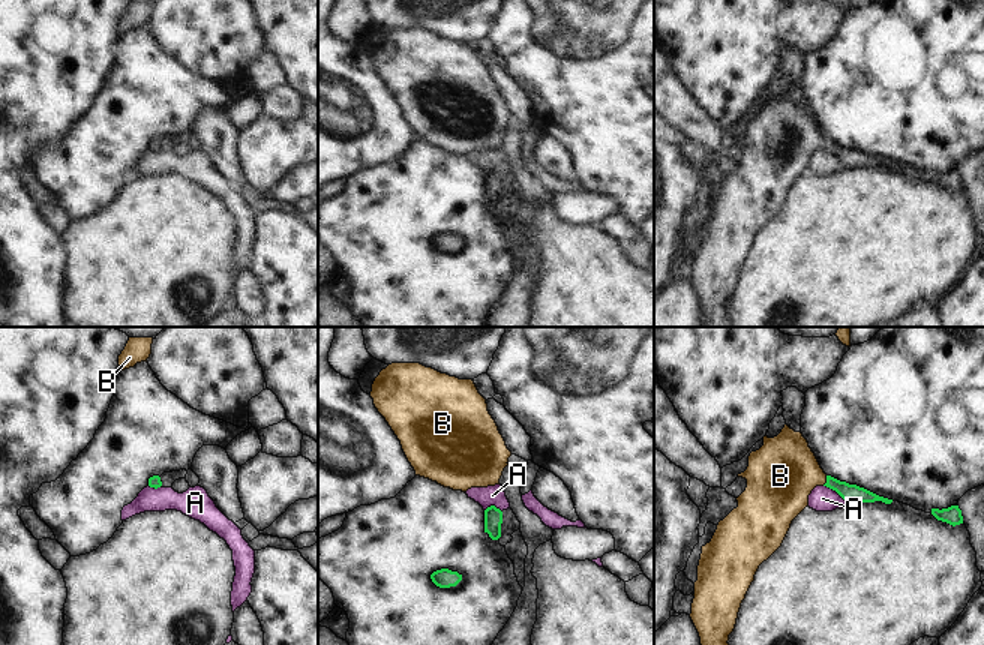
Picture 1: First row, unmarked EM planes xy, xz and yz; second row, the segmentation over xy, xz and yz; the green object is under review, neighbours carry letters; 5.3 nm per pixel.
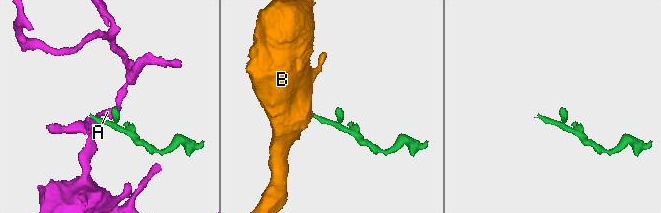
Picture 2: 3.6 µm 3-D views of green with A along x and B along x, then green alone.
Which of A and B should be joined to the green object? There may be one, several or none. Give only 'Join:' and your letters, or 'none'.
Join: B

